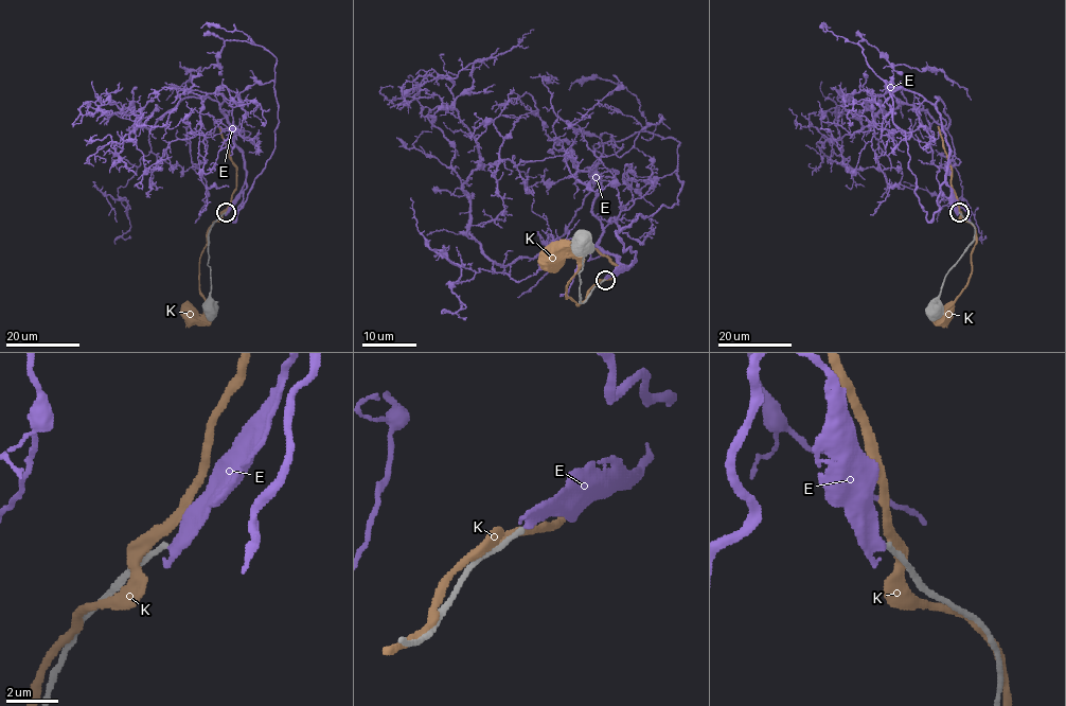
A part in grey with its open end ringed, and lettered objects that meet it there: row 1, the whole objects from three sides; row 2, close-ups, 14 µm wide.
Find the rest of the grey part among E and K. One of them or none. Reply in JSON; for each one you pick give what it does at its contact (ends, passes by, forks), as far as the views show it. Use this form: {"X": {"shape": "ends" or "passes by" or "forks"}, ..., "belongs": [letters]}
{"belongs": []}

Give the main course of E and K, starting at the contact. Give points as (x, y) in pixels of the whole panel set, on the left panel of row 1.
E: (226, 212), (245, 182), (236, 218), (274, 147), (276, 57), (226, 40), (217, 65), (191, 70), (165, 100)
K: (221, 214), (208, 230), (207, 244), (199, 259), (199, 290), (207, 310), (202, 314), (194, 310), (190, 313)

